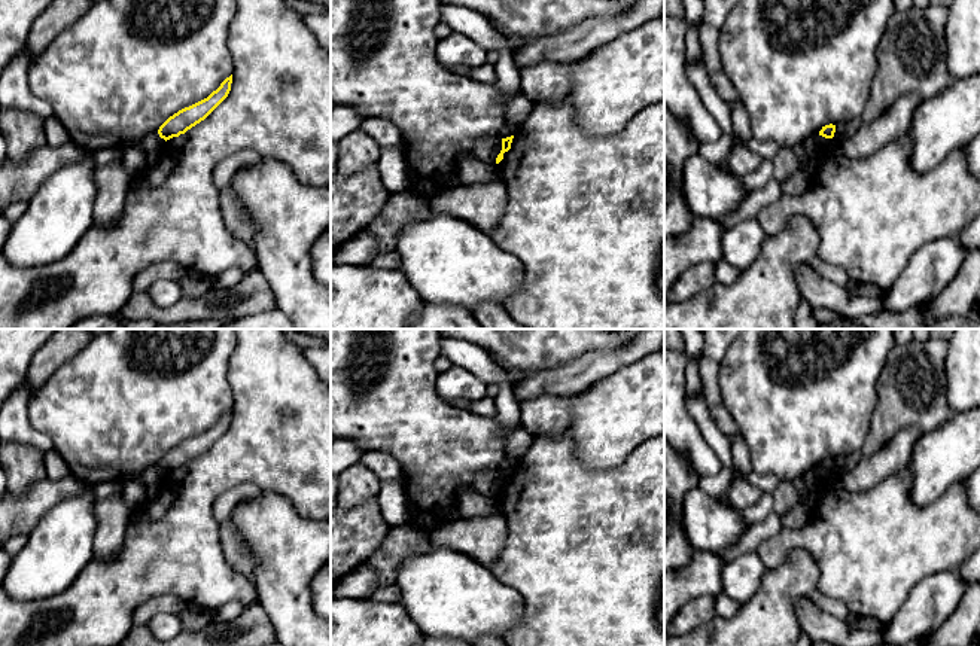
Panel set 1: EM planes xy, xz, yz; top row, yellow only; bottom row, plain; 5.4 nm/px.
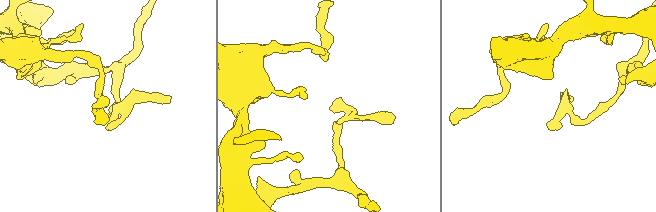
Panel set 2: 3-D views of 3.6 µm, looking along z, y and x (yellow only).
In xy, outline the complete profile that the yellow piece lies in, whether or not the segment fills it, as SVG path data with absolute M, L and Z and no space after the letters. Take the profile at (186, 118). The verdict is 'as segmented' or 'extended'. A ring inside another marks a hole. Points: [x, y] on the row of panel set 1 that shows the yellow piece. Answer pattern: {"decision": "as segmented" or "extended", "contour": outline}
{"decision": "as segmented", "contour": "M232 74L226 77L220 86L207 98L185 107L170 116L158 129L158 134L165 141L185 134L188 129L204 121L229 94Z"}

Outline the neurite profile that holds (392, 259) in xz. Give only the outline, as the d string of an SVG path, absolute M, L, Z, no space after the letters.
M396 250L387 253L378 253L368 266L377 269L401 271L402 258Z

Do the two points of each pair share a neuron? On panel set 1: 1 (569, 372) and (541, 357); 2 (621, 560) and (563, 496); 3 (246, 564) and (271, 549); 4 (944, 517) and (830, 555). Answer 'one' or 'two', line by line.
1: two
2: one
3: two
4: one

